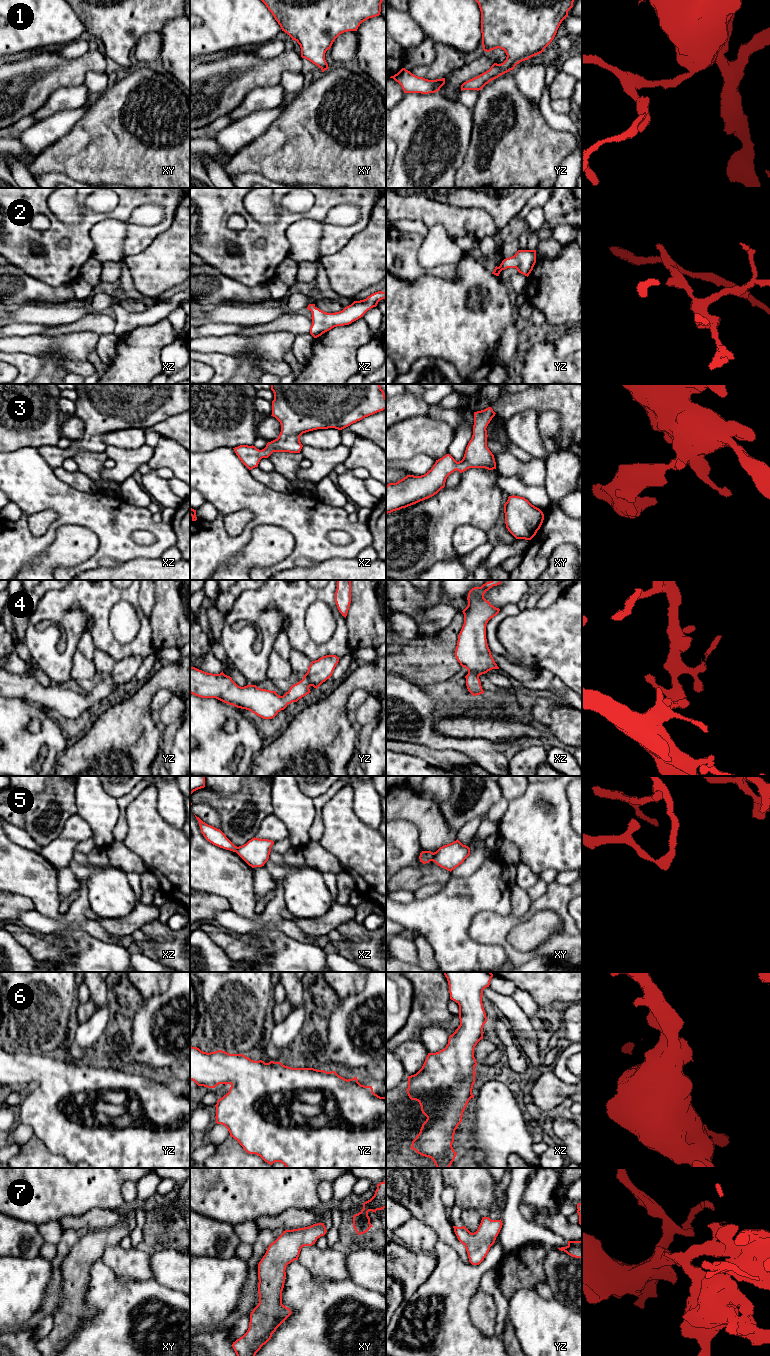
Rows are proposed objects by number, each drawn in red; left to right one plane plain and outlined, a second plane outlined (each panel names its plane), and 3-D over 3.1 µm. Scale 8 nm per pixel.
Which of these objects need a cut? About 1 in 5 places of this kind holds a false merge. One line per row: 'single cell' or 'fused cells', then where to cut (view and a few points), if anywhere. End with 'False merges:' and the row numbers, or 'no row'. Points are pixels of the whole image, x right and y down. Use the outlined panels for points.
1: single cell; no cut
2: single cell; no cut
3: single cell; no cut
4: single cell; no cut
5: fused cells; cut in xy along (434, 853), (431, 860)
6: single cell; no cut
7: single cell; no cut
False merges: 5

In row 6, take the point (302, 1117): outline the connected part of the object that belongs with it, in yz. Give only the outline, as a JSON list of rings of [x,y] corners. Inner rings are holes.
[[[190,1046],[190,1080],[198,1086],[207,1088],[215,1088],[219,1084],[231,1085],[229,1092],[218,1099],[215,1105],[216,1123],[224,1125],[230,1136],[237,1140],[247,1153],[260,1156],[270,1165],[281,1162],[286,1168],[386,1168],[386,1097],[375,1094],[372,1086],[361,1085],[357,1077],[347,1080],[335,1071],[292,1068],[283,1065],[281,1062],[254,1061],[243,1054],[229,1054],[222,1050],[207,1053],[197,1047]]]

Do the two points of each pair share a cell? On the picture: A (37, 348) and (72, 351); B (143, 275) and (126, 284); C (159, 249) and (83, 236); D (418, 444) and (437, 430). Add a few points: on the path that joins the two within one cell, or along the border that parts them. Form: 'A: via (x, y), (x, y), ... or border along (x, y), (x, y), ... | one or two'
A: via (46, 346), (63, 347) | one
B: border along (126, 266), (134, 287) | two
C: border along (164, 231), (140, 252), (125, 256) | two
D: via (423, 439), (426, 436), (432, 435) | one

